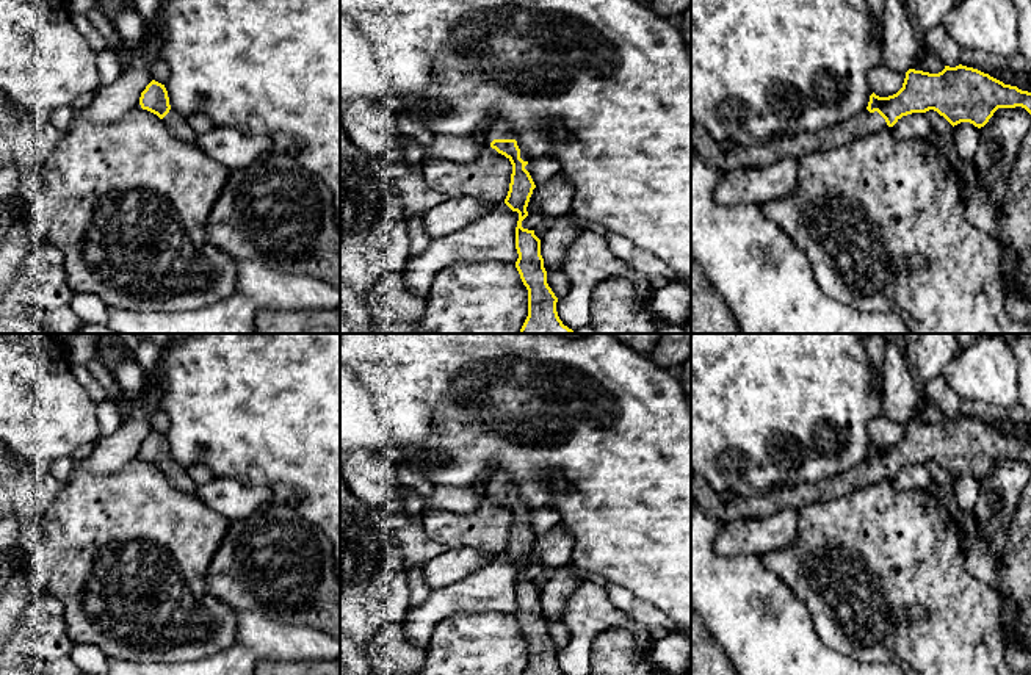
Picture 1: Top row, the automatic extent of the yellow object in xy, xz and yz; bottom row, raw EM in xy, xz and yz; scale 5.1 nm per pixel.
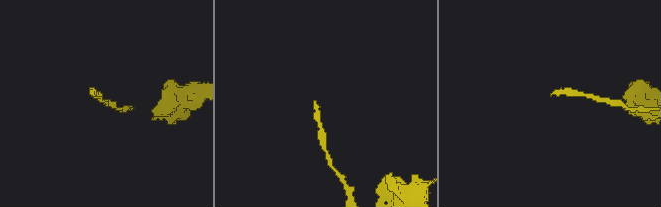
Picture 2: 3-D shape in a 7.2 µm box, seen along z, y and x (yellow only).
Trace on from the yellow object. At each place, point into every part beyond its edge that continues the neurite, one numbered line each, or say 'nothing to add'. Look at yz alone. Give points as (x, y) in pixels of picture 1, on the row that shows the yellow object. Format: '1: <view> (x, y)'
1: yz (729, 155)

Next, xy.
1: xy (176, 124)

